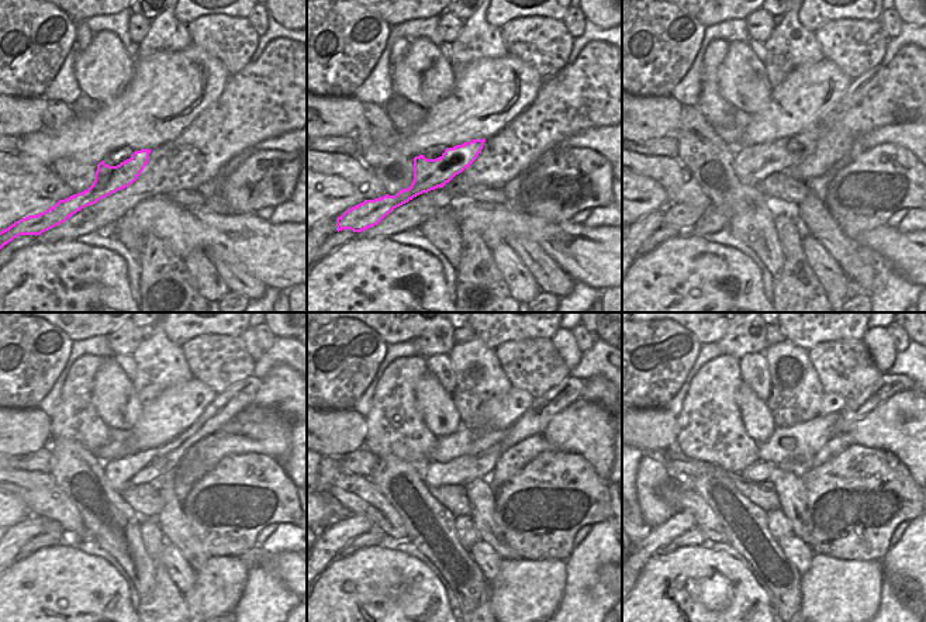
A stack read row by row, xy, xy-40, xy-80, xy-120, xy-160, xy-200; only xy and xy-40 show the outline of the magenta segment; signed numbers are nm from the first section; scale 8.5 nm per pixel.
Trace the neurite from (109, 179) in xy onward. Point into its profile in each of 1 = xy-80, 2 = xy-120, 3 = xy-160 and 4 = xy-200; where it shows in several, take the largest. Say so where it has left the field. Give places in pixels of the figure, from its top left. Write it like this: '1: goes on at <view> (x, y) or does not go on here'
1: goes on at xy-80 (755, 162)
2: goes on at xy-120 (152, 466)
3: goes on at xy-160 (458, 472)
4: goes on at xy-200 (856, 408)

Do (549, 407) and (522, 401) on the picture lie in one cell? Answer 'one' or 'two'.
two

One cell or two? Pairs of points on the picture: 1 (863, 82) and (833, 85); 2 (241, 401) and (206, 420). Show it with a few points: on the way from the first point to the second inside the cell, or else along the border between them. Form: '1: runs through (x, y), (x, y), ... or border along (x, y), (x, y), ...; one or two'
1: border along (852, 80), (846, 94), (835, 109); two
2: runs through (232, 401), (214, 417); one

